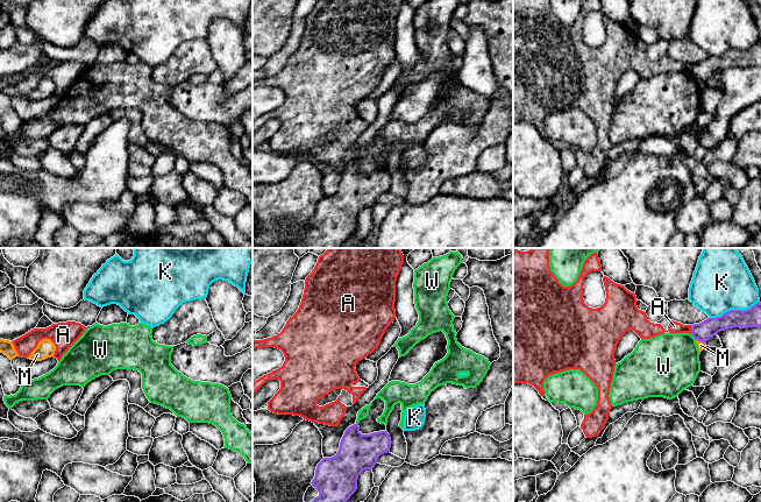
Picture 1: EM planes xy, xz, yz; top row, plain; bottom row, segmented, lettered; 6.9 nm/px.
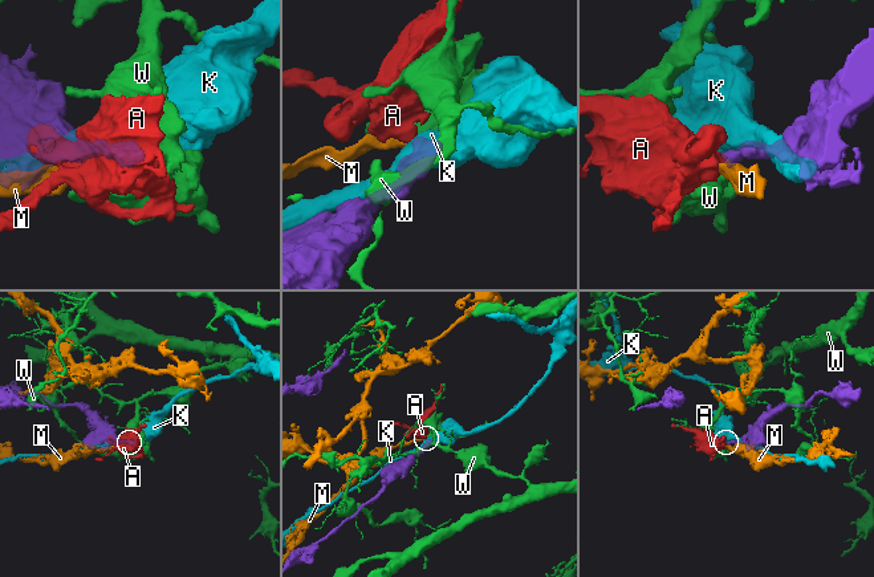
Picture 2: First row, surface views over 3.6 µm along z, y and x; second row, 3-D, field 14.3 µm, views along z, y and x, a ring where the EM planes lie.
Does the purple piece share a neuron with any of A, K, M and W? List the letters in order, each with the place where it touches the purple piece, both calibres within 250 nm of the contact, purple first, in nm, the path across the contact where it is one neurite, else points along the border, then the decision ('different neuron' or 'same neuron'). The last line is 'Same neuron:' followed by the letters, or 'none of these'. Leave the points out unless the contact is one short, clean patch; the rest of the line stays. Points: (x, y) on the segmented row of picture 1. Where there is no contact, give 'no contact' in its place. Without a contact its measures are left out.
A: contact yz (691, 330); calibres 130 and 80 nm; border yz (690, 325), (691, 333); different neuron
K: contact yz (734, 310); calibres 130 and 400 nm; different neuron
M: contact yz (701, 340); calibres 130 and 50 nm; border yz (696, 339), (705, 344); different neuron
W: contact yz (694, 337); calibres 130 and 420 nm; different neuron
Same neuron: none of these

